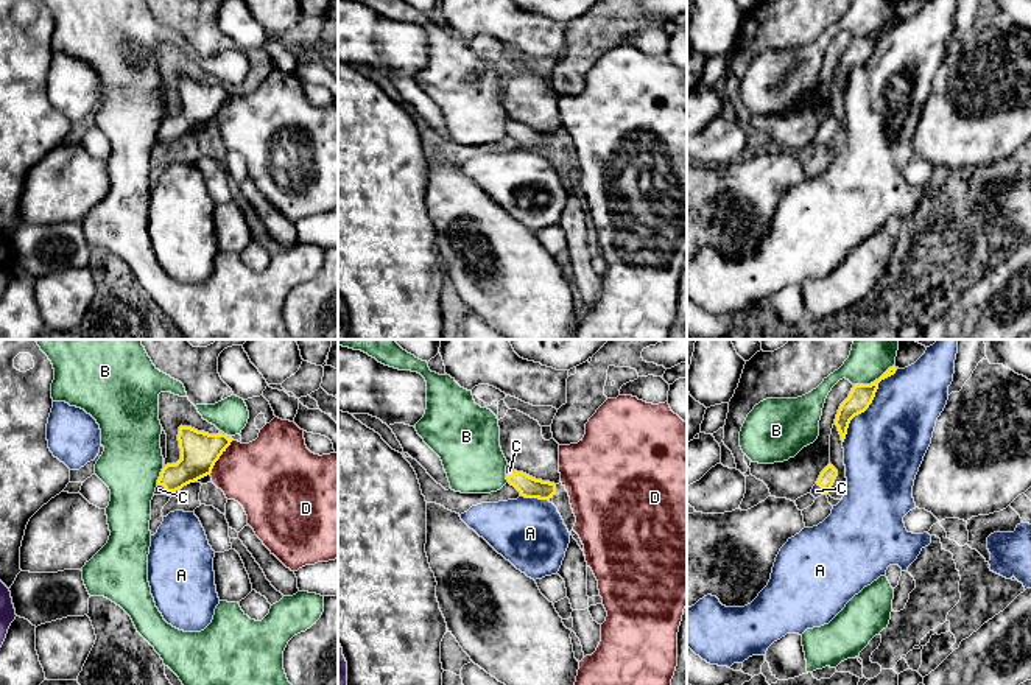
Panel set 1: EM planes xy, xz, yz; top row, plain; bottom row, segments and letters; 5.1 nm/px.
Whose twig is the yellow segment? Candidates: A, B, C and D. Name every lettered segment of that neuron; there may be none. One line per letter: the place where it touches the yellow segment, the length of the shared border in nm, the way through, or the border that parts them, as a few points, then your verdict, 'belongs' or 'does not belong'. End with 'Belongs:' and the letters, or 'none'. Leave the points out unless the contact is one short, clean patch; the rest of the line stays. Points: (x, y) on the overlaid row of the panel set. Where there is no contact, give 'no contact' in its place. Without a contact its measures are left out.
A: yz (869, 403) | 480 nm | does not belong
B: yz (876, 380) | 240 nm | does not belong
C: yz (823, 489) | 80 nm | across yz (827, 477), (823, 489), (816, 491) | belongs
D: xy (220, 455) | 220 nm | does not belong
Belongs: C

